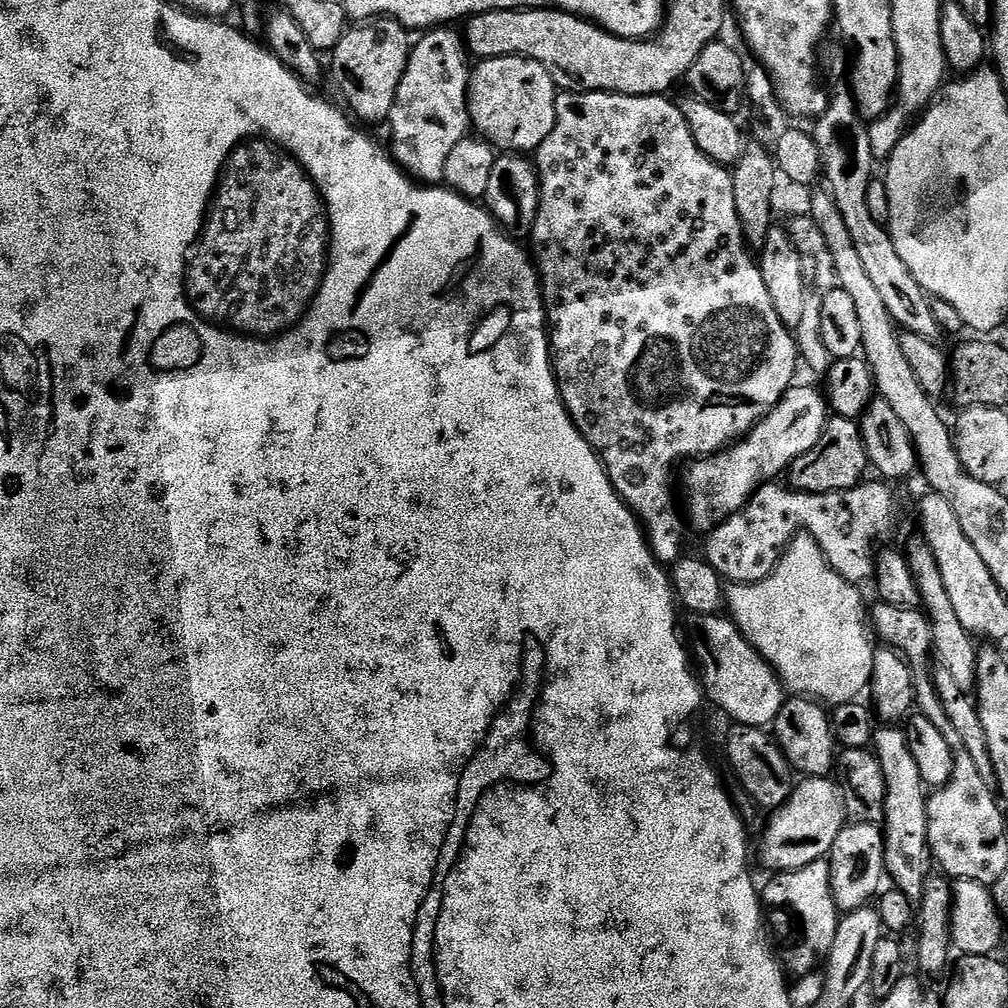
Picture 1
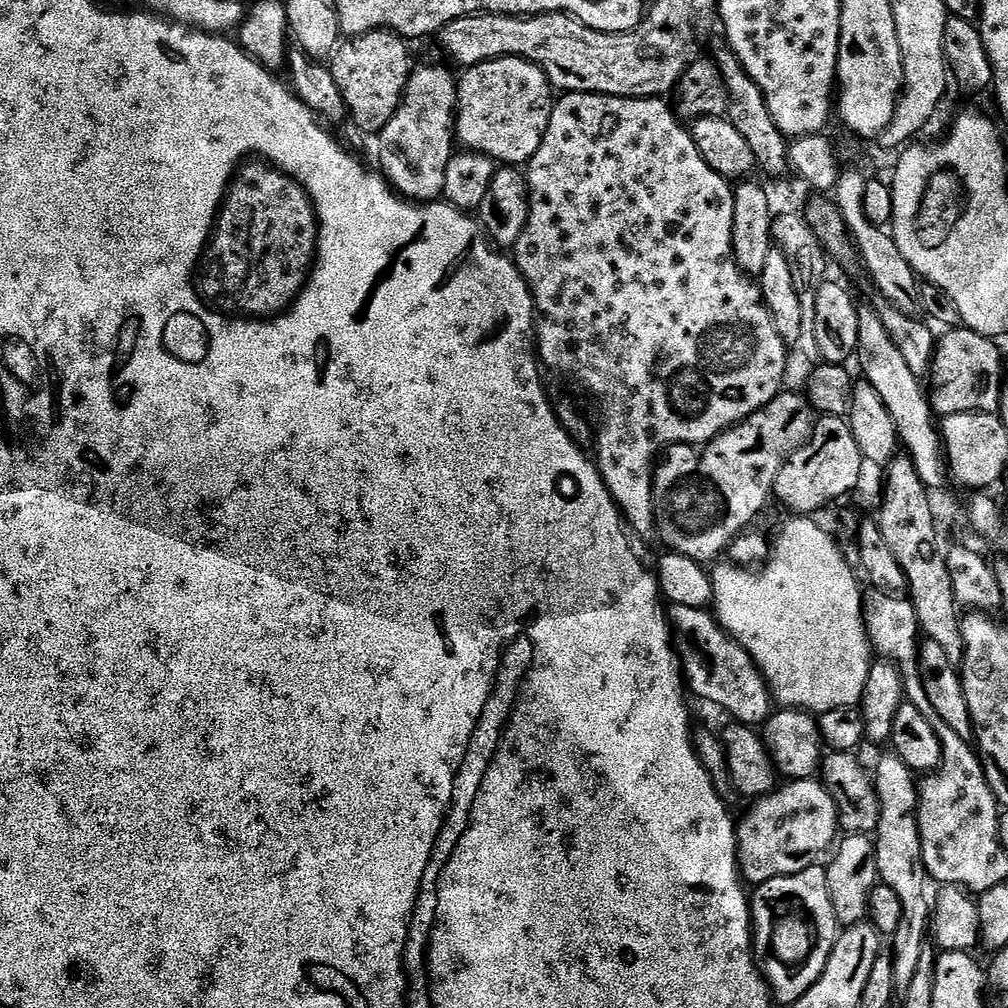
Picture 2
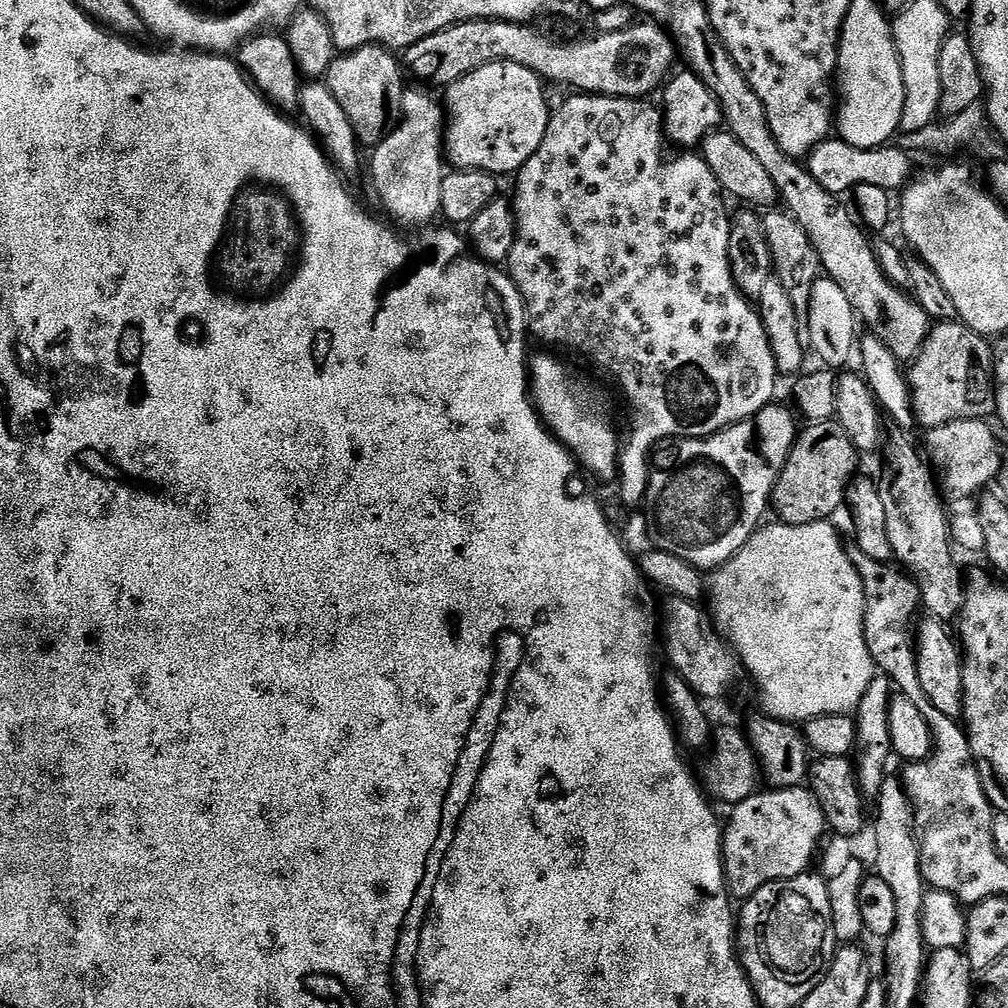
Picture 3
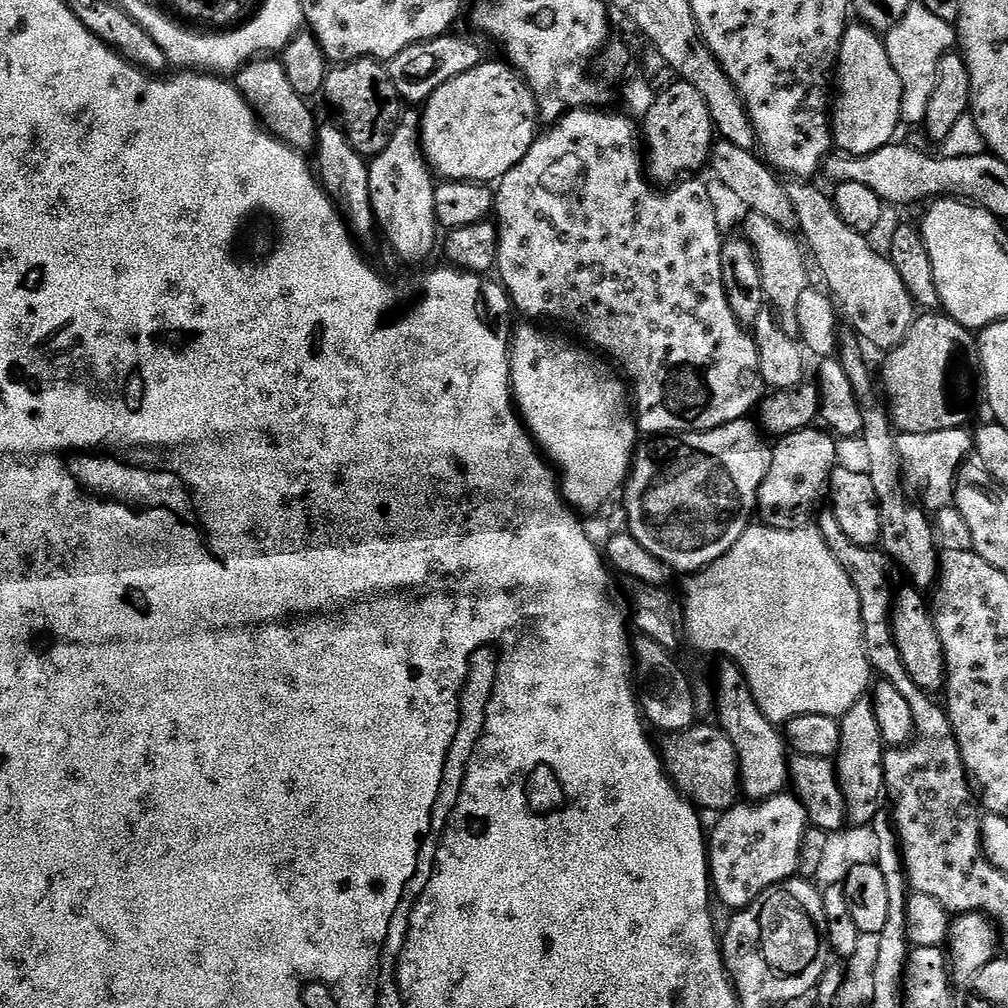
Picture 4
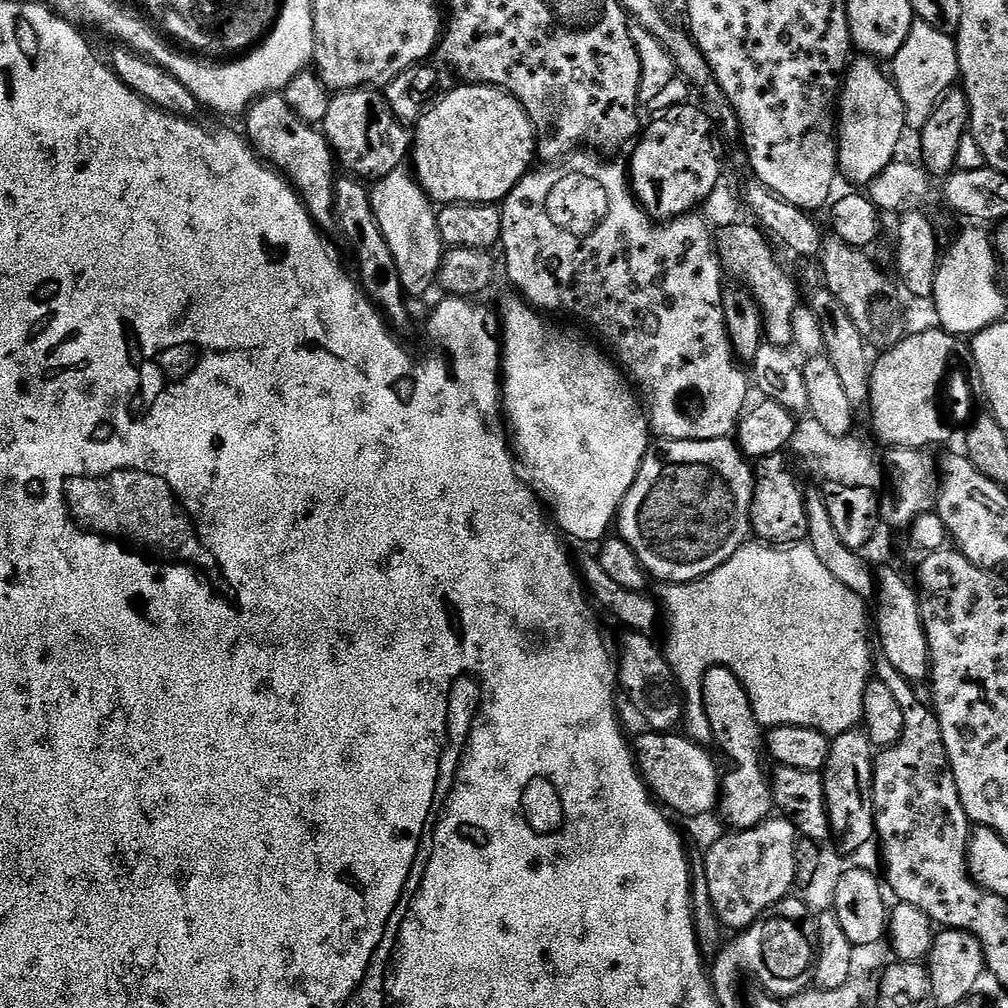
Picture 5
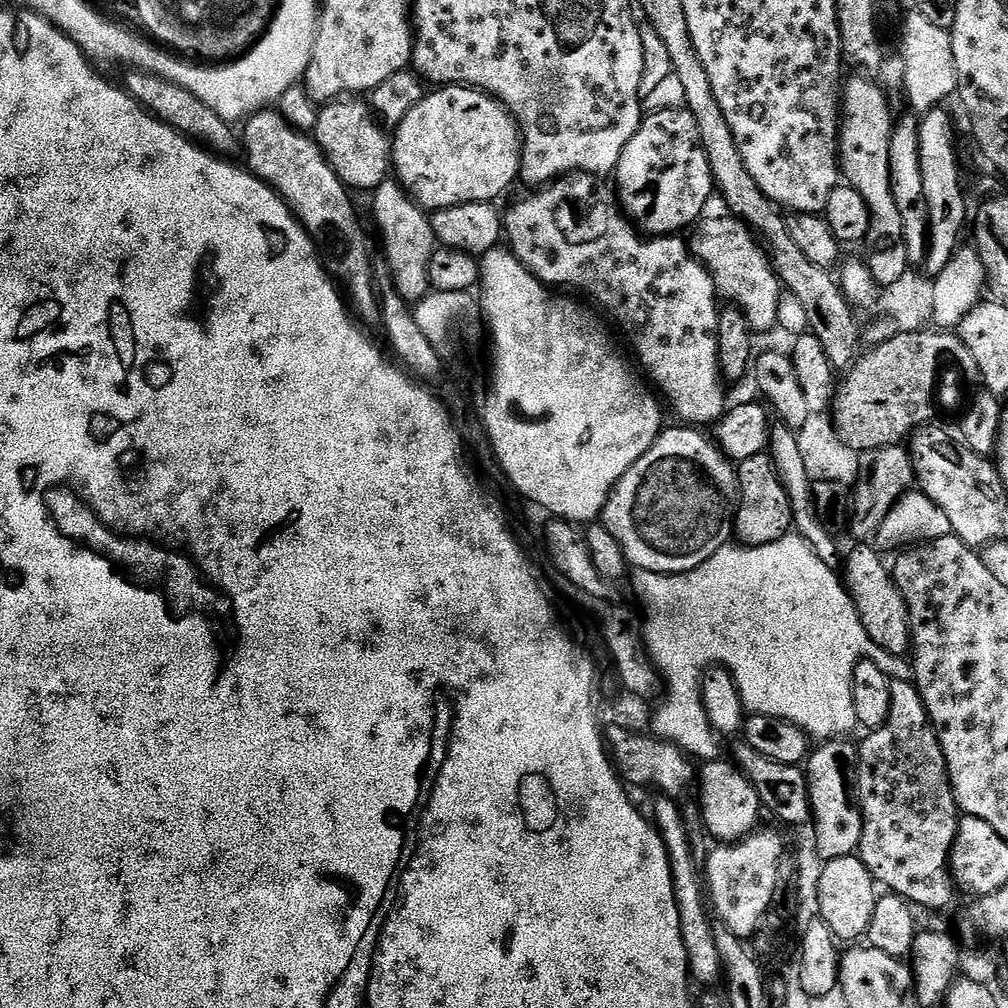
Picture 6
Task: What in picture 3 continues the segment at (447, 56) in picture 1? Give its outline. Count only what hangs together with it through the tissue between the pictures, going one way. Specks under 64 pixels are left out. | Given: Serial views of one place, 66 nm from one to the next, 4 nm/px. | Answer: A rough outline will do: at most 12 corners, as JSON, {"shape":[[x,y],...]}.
{"shape":[[405,91],[371,149],[372,184],[404,230],[442,212],[446,120]]}

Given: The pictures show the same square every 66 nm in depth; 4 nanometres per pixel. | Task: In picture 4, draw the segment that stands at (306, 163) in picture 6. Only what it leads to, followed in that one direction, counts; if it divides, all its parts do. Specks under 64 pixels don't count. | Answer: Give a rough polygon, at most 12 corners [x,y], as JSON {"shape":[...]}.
{"shape":[[257,58],[235,77],[261,124],[297,150],[318,119],[284,69]]}

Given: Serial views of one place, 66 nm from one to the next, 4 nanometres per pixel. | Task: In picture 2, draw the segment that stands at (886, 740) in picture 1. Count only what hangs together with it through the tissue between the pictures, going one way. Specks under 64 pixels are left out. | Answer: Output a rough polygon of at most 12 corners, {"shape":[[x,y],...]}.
{"shape":[[897,754],[874,764],[880,879],[902,901],[891,937],[897,993],[930,940],[934,881],[917,777]]}

